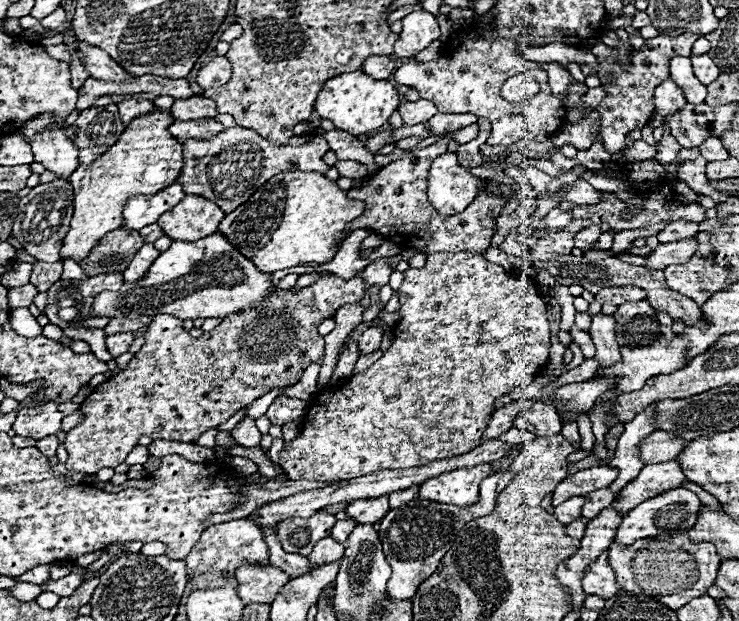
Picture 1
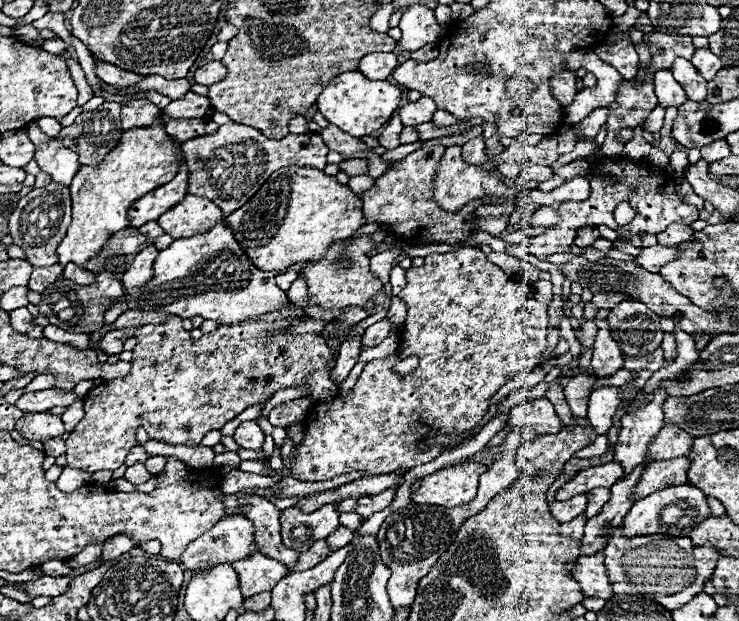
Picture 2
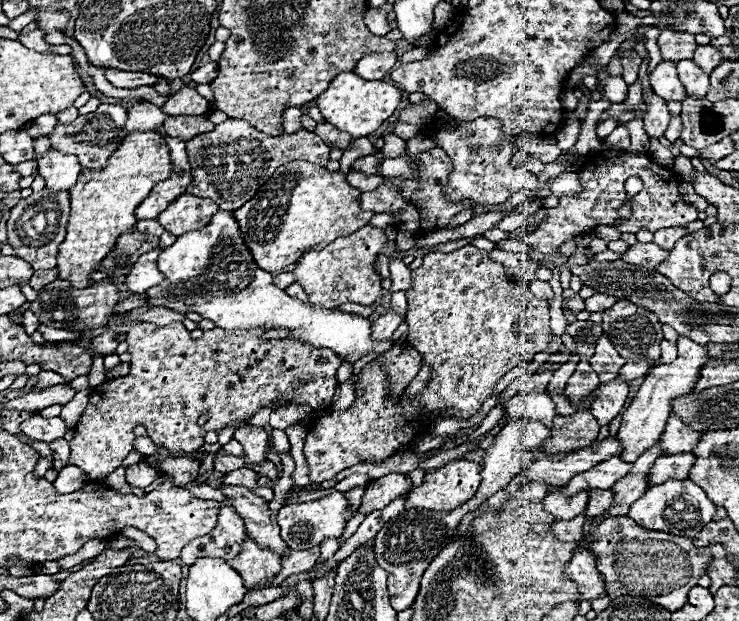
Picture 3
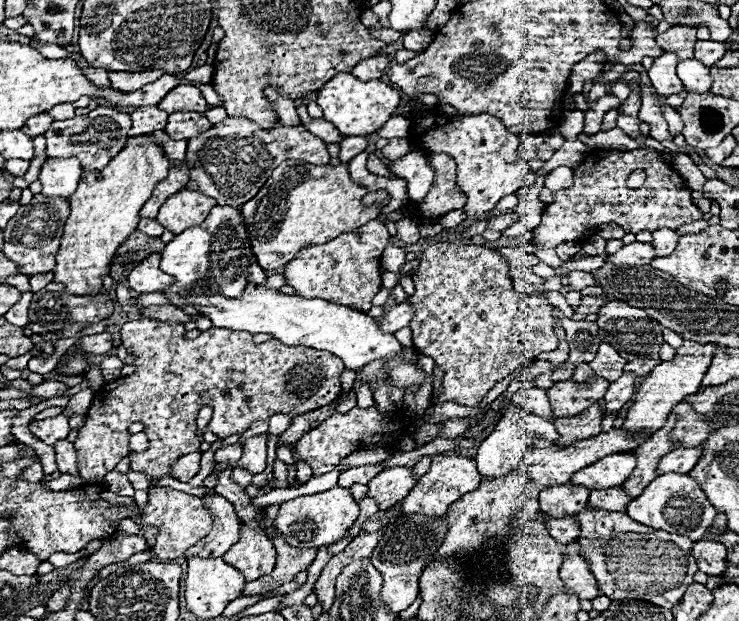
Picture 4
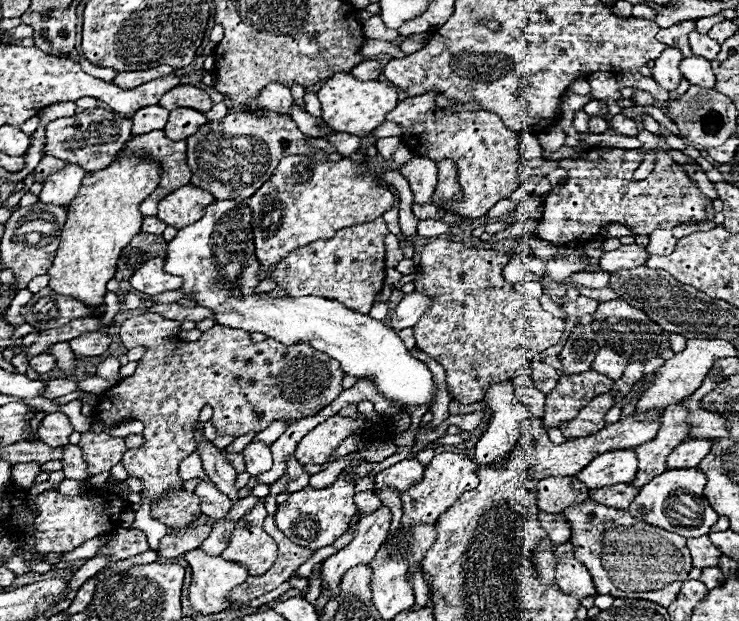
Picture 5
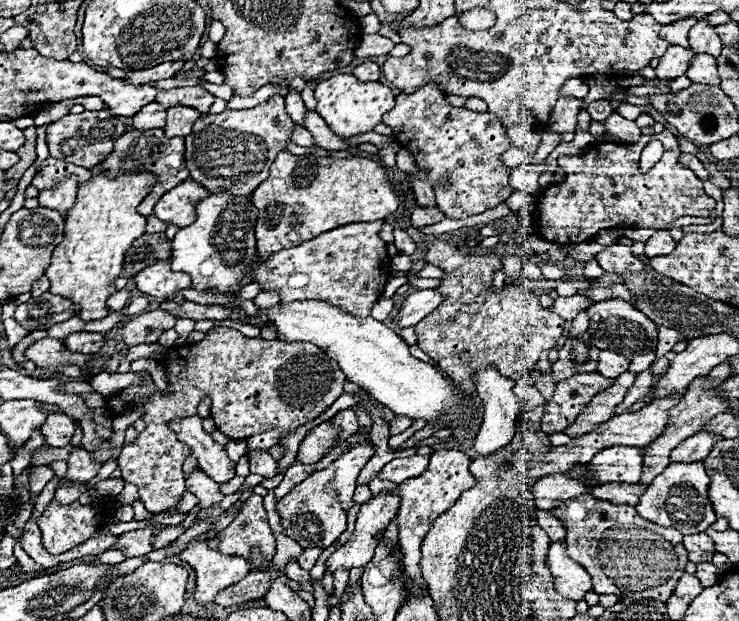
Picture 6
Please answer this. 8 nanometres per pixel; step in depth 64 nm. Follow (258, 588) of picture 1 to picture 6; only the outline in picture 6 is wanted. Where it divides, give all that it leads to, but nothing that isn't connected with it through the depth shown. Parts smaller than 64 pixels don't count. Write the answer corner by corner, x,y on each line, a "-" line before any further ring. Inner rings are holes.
252,494
246,500
238,518
226,530
222,530
222,542
220,542
222,554
240,554
240,558
248,562
252,558
254,548
260,550
266,562
270,562
276,552
276,540
266,520
262,496
258,494

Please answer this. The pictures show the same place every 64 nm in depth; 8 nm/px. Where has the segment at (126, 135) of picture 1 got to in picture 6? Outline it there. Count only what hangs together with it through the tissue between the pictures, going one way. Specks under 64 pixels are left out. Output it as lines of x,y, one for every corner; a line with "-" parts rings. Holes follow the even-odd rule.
120,172
118,176
110,178
106,174
92,174
92,178
80,186
76,196
76,206
66,216
66,230
64,240
56,246
52,254
52,264
46,268
46,276
50,280
52,294
60,294
64,298
70,298
80,308
82,320
100,320
108,316
106,300
110,294
114,294
112,282
122,272
122,260
126,250
132,246
132,242
144,234
146,220
142,214
136,212
136,206
152,192
152,186
156,184
156,176
152,172

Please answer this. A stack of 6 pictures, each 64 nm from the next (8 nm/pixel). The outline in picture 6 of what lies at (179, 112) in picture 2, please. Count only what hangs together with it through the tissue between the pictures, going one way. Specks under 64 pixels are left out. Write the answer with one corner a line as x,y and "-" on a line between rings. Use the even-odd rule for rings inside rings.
186,86
186,88
160,90
155,101
160,102
164,108
172,108
172,106
192,106
194,110
200,110
200,114
208,114
210,106
214,104
214,96
208,94
200,86

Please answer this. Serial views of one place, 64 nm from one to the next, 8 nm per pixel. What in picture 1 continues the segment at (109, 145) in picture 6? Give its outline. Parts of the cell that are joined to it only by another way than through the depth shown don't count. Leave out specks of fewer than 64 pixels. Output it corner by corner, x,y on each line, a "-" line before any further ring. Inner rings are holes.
116,104
108,106
94,106
80,112
78,120
68,126
68,138
78,146
80,162
94,162
98,156
104,154
120,134
124,132
124,124
120,120

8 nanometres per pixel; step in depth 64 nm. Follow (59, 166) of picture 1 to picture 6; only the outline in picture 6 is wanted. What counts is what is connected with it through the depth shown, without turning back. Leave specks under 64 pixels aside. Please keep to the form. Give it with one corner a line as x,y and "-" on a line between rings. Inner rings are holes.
70,174
68,178
62,178
56,188
42,190
38,200
40,200
40,206
58,210
62,216
66,216
74,206
76,194
78,194
78,178

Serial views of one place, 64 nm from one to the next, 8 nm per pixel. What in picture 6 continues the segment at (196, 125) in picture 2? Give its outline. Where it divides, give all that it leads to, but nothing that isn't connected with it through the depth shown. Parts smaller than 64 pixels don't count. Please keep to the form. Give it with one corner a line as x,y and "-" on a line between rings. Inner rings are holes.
174,106
168,110
168,120
164,126
164,134
168,138
176,138
176,136
188,136
196,118
200,118
198,110
192,110
190,106

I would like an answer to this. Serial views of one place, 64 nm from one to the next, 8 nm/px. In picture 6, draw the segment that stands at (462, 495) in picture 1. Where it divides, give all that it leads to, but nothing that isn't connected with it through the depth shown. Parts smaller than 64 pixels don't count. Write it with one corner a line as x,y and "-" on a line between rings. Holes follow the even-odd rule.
440,450
430,456
430,464
422,476
410,478
400,484
400,510
396,522
400,528
400,546
404,550
404,570
412,580
414,592
422,592
428,588
418,566
422,536
428,532
428,526
432,518
436,518
436,514
444,514
444,510
448,510
448,506
452,506
452,502
456,502
456,498
460,498
464,490
474,486
476,478
468,470
470,464
472,460
458,450

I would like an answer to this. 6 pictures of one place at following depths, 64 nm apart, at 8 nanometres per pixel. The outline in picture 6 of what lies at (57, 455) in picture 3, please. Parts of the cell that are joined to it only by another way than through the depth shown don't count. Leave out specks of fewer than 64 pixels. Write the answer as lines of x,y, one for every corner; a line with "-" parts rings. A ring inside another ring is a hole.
80,446
70,450
70,458
66,462
68,462
68,472
64,478
74,482
90,482
100,470
100,466
96,466
96,462

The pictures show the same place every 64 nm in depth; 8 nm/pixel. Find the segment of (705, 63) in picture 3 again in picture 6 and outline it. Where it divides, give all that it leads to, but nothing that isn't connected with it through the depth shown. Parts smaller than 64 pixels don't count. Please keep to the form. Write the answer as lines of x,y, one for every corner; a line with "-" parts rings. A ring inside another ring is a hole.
700,18
696,22
696,26
692,26
688,40
690,40
692,52
696,52
696,54
712,54
716,58
722,50
722,42
720,42
718,34
714,34
714,26
708,26
704,22
704,18

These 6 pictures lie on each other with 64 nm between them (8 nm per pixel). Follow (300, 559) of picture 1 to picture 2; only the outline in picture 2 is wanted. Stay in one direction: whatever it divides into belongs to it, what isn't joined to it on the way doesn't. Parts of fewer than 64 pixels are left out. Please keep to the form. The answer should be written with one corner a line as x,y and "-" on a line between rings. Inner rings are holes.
244,496
238,502
242,504
242,514
256,526
256,542
260,550
278,562
284,562
288,570
290,566
296,566
298,552
284,548
280,538
280,510
270,500
260,496

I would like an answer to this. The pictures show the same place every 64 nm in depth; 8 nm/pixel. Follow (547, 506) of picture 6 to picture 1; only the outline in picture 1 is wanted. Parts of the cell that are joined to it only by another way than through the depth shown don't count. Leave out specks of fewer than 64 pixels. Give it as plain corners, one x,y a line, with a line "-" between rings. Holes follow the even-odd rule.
574,496
574,498
566,500
566,502
562,502
560,506
556,506
554,516
556,516
564,526
568,526
568,522
574,522
576,518
580,518
582,506
584,506
584,498
582,498
582,496

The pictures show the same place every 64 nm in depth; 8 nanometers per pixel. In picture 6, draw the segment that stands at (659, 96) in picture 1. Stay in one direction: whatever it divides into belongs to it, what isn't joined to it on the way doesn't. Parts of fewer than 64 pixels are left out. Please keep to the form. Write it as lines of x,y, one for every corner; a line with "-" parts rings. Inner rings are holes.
670,46
664,54
664,58
658,60
656,66
656,78
662,82
672,82
678,76
682,76
688,68
688,60
694,58
696,54
690,48
682,48
682,46

